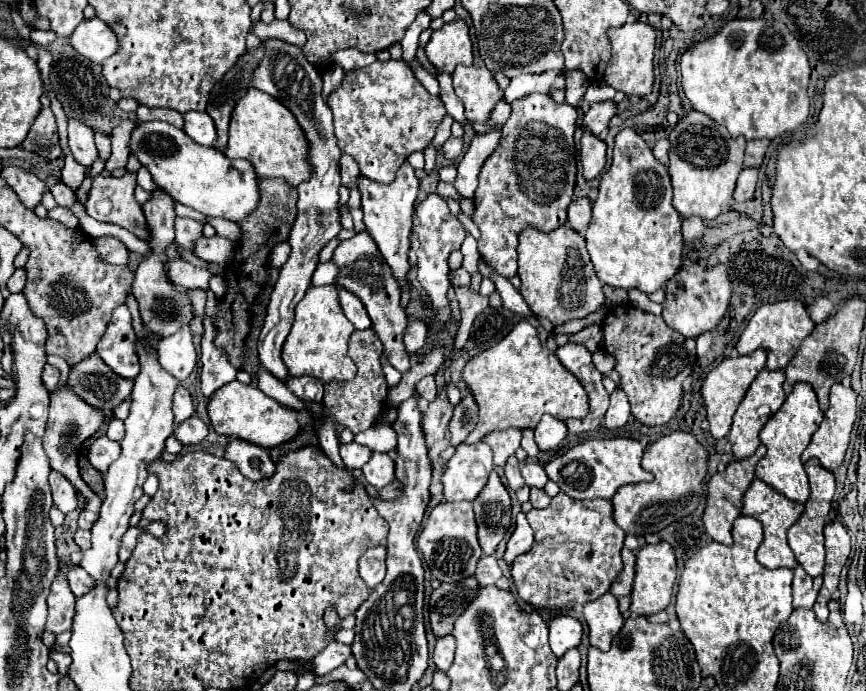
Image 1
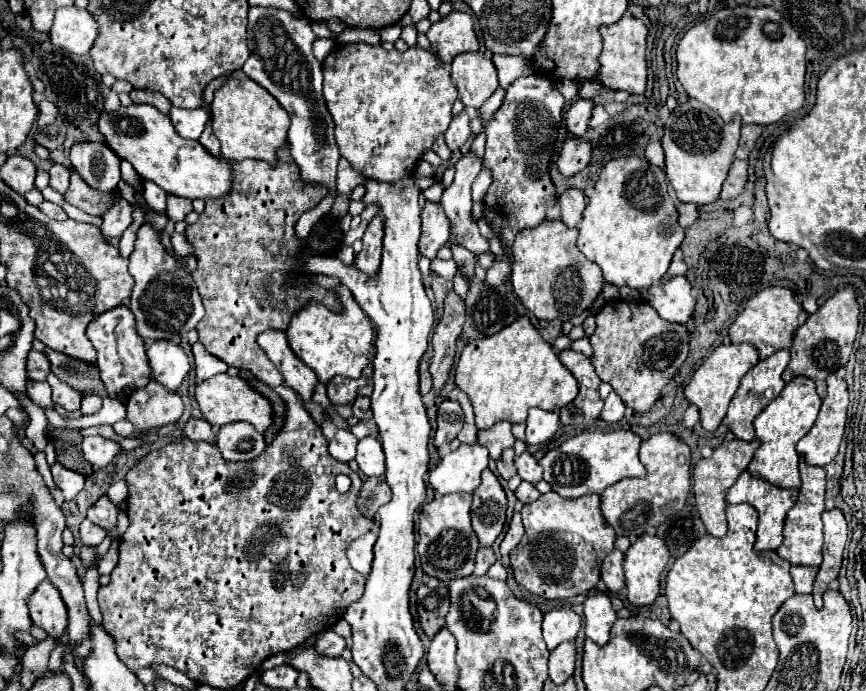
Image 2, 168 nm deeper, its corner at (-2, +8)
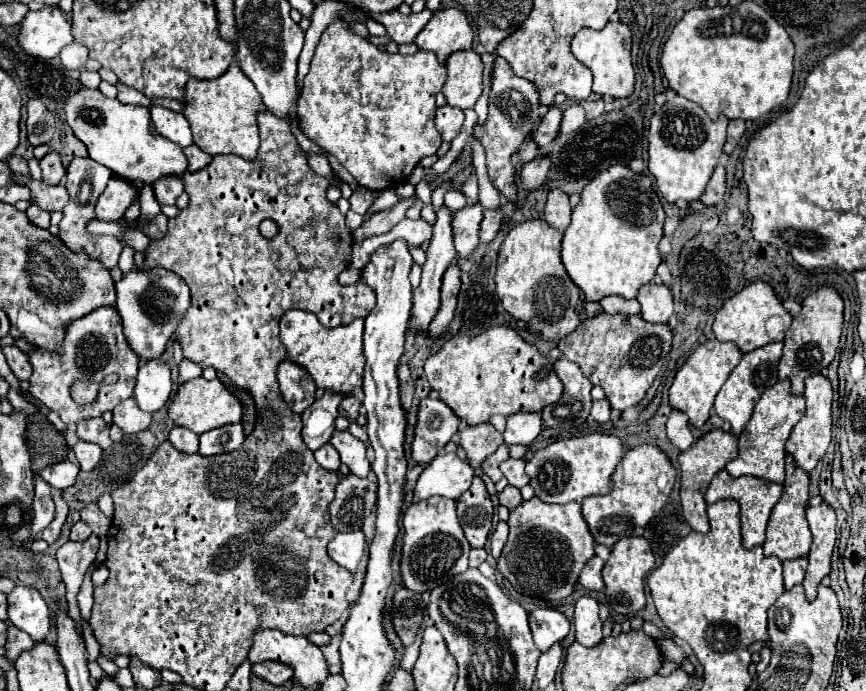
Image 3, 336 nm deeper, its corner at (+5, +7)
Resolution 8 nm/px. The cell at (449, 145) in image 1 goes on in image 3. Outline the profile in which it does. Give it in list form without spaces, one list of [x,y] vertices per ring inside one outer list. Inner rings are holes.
[[[444,105],[436,111],[436,129],[442,135],[442,139],[448,143],[458,137],[462,123],[464,123],[464,113],[458,107]]]

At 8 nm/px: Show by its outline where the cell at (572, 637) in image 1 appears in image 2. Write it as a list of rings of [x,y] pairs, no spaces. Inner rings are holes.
[[[557,608],[545,614],[543,618],[543,640],[547,648],[553,650],[561,642],[573,642],[581,628],[581,618],[573,610]]]

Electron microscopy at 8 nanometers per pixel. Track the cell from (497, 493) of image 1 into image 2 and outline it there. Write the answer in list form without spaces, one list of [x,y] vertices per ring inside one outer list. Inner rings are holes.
[[[487,468],[481,476],[481,486],[473,492],[471,524],[481,546],[491,546],[505,524],[507,498],[497,476]]]

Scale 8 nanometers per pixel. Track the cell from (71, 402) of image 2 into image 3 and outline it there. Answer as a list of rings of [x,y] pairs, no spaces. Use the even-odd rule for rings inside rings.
[[[102,307],[68,325],[66,339],[58,353],[34,349],[30,363],[34,367],[34,373],[30,377],[28,391],[50,411],[56,411],[64,423],[76,423],[80,419],[100,417],[104,411],[112,411],[118,403],[134,393],[140,357],[134,355],[128,339],[124,337],[118,311],[114,307]],[[76,379],[96,381],[100,385],[100,393],[94,405],[80,406],[73,401],[69,391]]]

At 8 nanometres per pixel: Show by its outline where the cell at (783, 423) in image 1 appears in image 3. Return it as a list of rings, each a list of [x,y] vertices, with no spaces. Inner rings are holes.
[[[778,381],[766,393],[760,397],[760,405],[754,407],[752,419],[748,421],[748,427],[742,431],[742,437],[738,439],[740,453],[736,459],[732,459],[726,465],[726,471],[734,477],[742,475],[752,475],[760,477],[772,483],[784,483],[784,457],[786,457],[786,441],[794,429],[794,425],[804,417],[806,413],[806,399],[802,395],[794,395],[790,391],[790,381]]]

